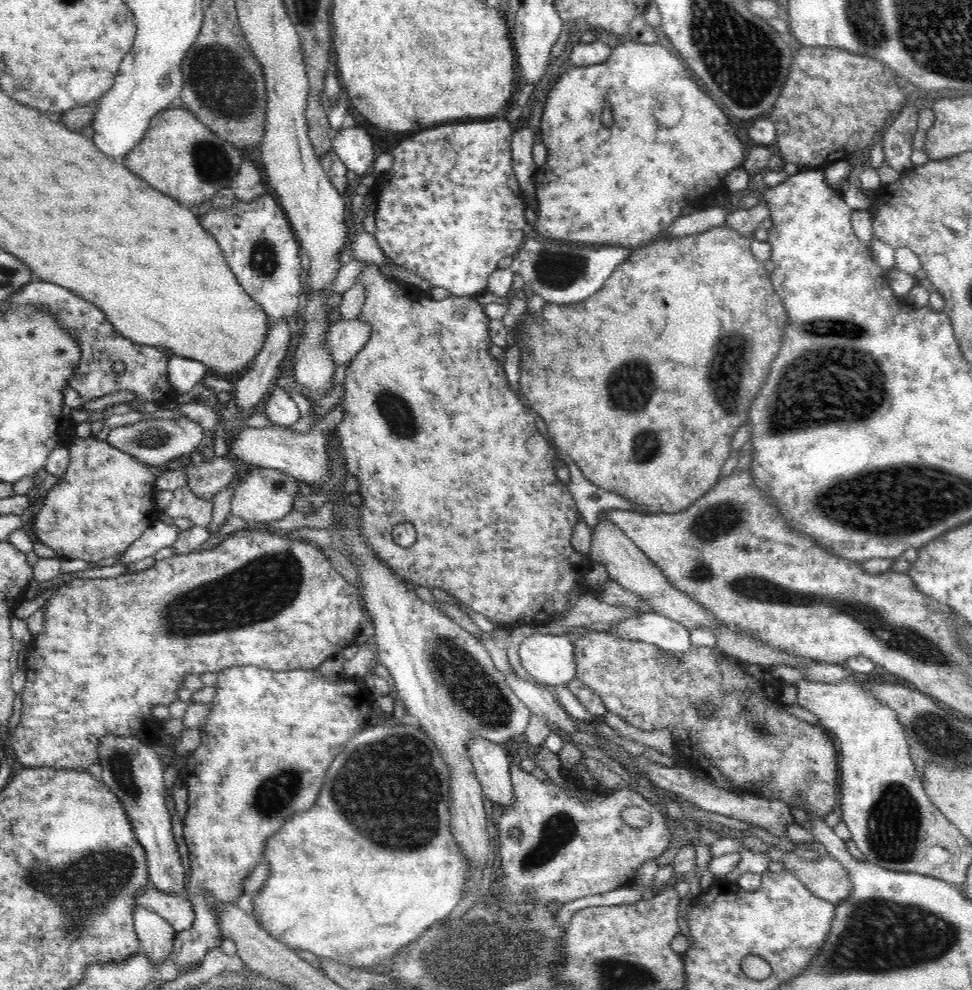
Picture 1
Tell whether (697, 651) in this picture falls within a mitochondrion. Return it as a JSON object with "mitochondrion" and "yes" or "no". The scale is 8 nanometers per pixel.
{"mitochondrion":"no"}

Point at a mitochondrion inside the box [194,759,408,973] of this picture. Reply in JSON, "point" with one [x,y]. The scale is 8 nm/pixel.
{"point":[278,792]}

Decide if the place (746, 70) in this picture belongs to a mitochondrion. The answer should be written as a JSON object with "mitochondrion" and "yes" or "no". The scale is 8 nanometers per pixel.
{"mitochondrion":"yes"}

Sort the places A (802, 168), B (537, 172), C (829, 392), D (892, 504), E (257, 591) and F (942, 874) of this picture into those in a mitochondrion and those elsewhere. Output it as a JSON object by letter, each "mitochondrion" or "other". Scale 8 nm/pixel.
{"A":"other","B":"other","C":"mitochondrion","D":"mitochondrion","E":"mitochondrion","F":"other"}

